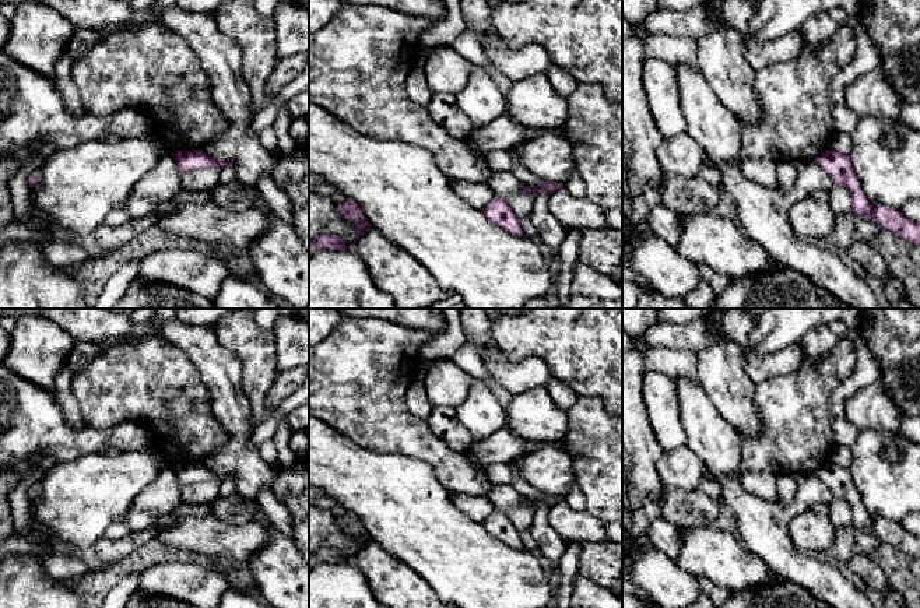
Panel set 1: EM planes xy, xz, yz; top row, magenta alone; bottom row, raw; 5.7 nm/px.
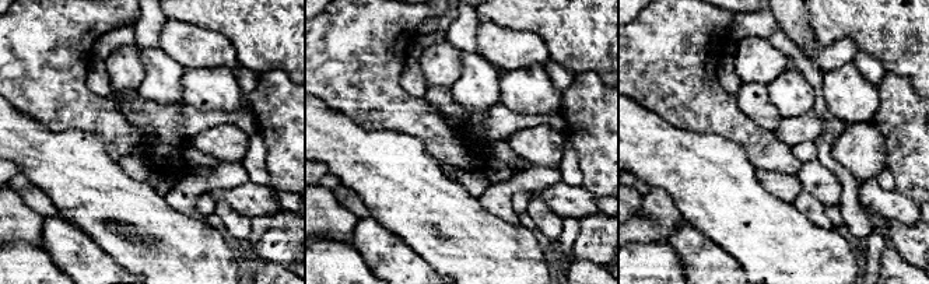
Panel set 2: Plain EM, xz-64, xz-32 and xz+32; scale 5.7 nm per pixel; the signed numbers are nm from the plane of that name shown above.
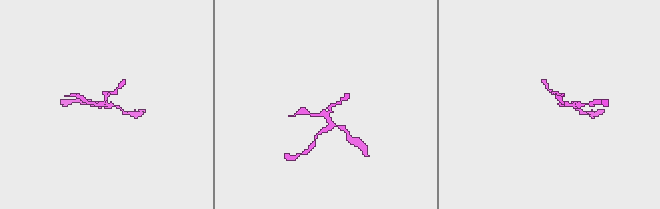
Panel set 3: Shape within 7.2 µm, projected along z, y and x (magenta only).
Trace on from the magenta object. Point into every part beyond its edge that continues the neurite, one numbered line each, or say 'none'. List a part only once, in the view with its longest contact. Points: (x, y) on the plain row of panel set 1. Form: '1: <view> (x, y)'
none

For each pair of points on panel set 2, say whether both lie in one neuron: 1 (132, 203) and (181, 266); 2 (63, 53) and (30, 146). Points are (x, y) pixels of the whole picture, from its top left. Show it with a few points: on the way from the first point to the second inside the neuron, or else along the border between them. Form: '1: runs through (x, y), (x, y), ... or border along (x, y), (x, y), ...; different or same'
1: runs through (144, 218), (164, 238), (164, 244), (171, 251); same
2: border along (14, 108), (52, 130), (70, 129); different

